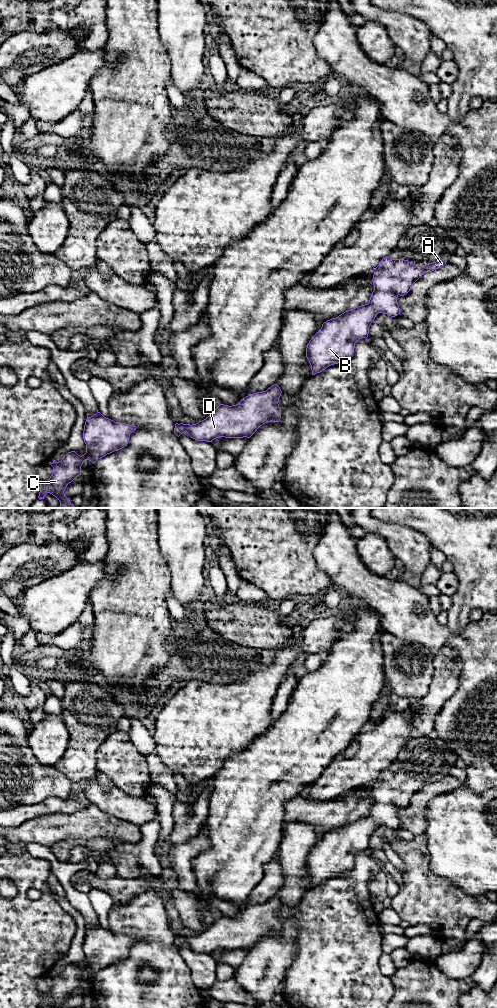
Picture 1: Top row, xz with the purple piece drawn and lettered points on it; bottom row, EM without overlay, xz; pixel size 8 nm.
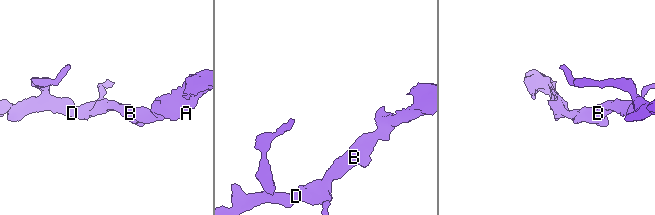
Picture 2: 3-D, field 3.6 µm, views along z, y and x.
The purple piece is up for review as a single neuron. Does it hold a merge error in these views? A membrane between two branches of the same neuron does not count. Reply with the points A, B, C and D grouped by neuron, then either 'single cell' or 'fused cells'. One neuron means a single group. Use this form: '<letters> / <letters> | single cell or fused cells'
A B C D | single cell

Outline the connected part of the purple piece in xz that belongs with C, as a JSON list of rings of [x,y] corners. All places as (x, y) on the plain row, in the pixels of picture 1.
[[[97,924],[87,928],[83,951],[86,965],[82,968],[75,963],[68,964],[61,973],[49,974],[53,985],[49,992],[40,996],[39,1008],[47,1005],[53,1008],[65,1008],[64,1003],[69,995],[81,987],[81,978],[85,972],[95,975],[98,971],[127,958],[130,946],[136,938],[118,935]]]

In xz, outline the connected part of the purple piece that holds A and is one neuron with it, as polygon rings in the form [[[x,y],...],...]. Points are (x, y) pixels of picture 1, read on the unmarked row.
[[[383,770],[373,782],[374,803],[369,815],[327,832],[307,856],[306,869],[312,887],[349,871],[355,855],[368,849],[376,827],[383,825],[395,829],[400,826],[397,809],[406,807],[422,787],[441,780],[446,774],[442,771],[421,778],[404,771]]]

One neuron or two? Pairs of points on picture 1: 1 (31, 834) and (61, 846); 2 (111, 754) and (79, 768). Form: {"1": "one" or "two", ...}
{"1": "two", "2": "two"}

